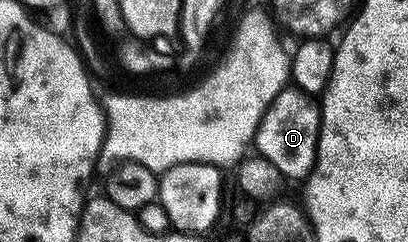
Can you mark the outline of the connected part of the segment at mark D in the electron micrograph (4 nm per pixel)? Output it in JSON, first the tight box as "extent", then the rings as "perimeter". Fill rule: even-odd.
{"extent":[253,88,322,178],"perimeter":[[[296,88],[281,90],[266,109],[266,115],[254,134],[253,145],[256,150],[258,146],[257,153],[286,178],[309,178],[314,161],[318,158],[318,132],[322,129],[322,115],[319,107],[310,102],[313,101]]]}

